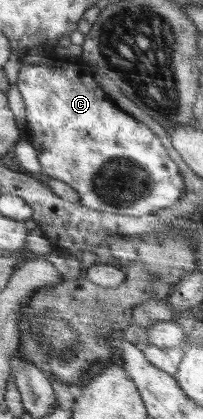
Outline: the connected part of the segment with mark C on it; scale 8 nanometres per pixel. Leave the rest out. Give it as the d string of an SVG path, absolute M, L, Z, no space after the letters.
M55 60L20 69L17 86L26 107L24 135L37 152L42 172L75 188L84 206L105 213L140 217L176 205L185 192L185 178L173 153L148 130L148 124L144 126L116 108L92 78L92 69L86 64L58 66Z

